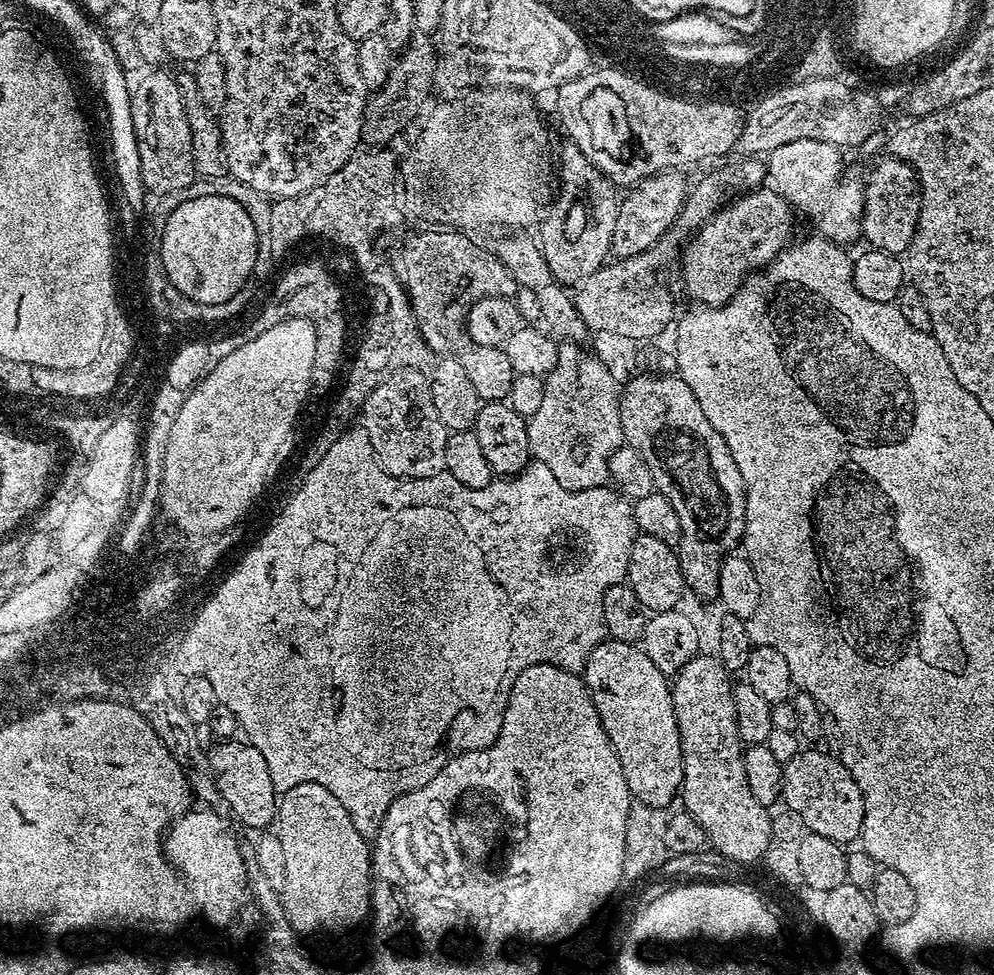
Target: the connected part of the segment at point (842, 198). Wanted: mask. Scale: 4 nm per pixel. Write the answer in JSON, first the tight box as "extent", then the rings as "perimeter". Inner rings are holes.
{"extent":[766,140,864,246],"perimeter":[[[803,140],[802,142],[790,142],[774,150],[770,153],[770,159],[766,164],[767,173],[771,179],[772,176],[776,179],[775,191],[779,192],[799,215],[801,212],[802,215],[809,216],[813,226],[816,227],[813,229],[837,246],[848,246],[844,244],[852,244],[856,239],[859,241],[864,222],[864,184],[844,176],[844,156],[845,153],[837,144]]]}

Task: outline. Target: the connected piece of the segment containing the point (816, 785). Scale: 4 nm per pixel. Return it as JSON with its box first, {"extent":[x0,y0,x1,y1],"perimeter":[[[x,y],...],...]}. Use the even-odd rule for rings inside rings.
{"extent":[782,750,864,846],"perimeter":[[[801,750],[790,763],[784,765],[784,791],[782,804],[785,809],[798,814],[808,832],[822,834],[834,842],[848,846],[862,830],[864,799],[858,782],[844,765],[843,759],[827,756],[824,752]]]}

